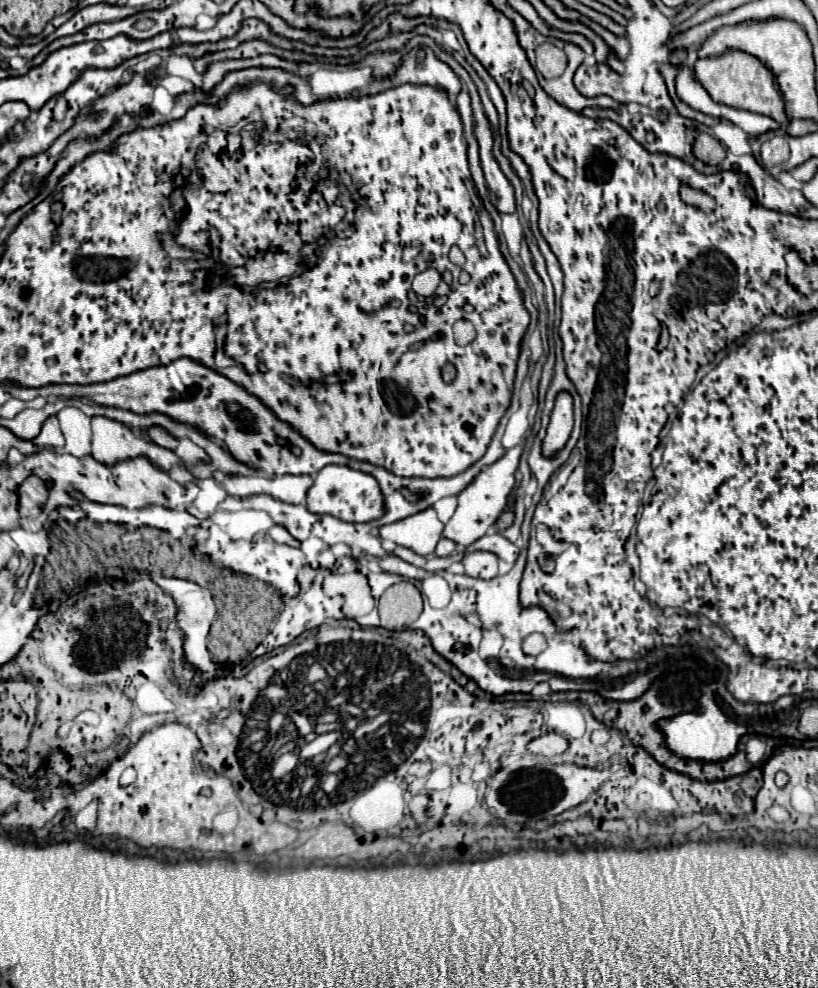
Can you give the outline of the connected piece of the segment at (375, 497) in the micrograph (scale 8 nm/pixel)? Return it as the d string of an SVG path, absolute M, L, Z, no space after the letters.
M324 466L308 490L308 510L314 514L330 514L344 522L372 522L382 516L382 492L374 476L350 470L348 466Z

